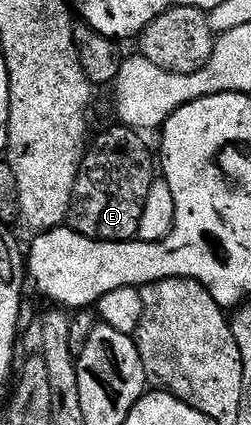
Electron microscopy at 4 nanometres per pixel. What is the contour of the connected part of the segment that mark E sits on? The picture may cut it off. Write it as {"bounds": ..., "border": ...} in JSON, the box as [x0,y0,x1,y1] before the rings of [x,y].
{"bounds":[67,127,154,241],"border":[[[115,127],[100,133],[87,146],[84,161],[74,183],[74,191],[70,199],[70,211],[67,224],[76,233],[86,235],[92,241],[131,241],[136,237],[138,223],[142,223],[142,207],[146,207],[146,195],[154,180],[154,153],[148,150],[141,134],[135,129]]]}

